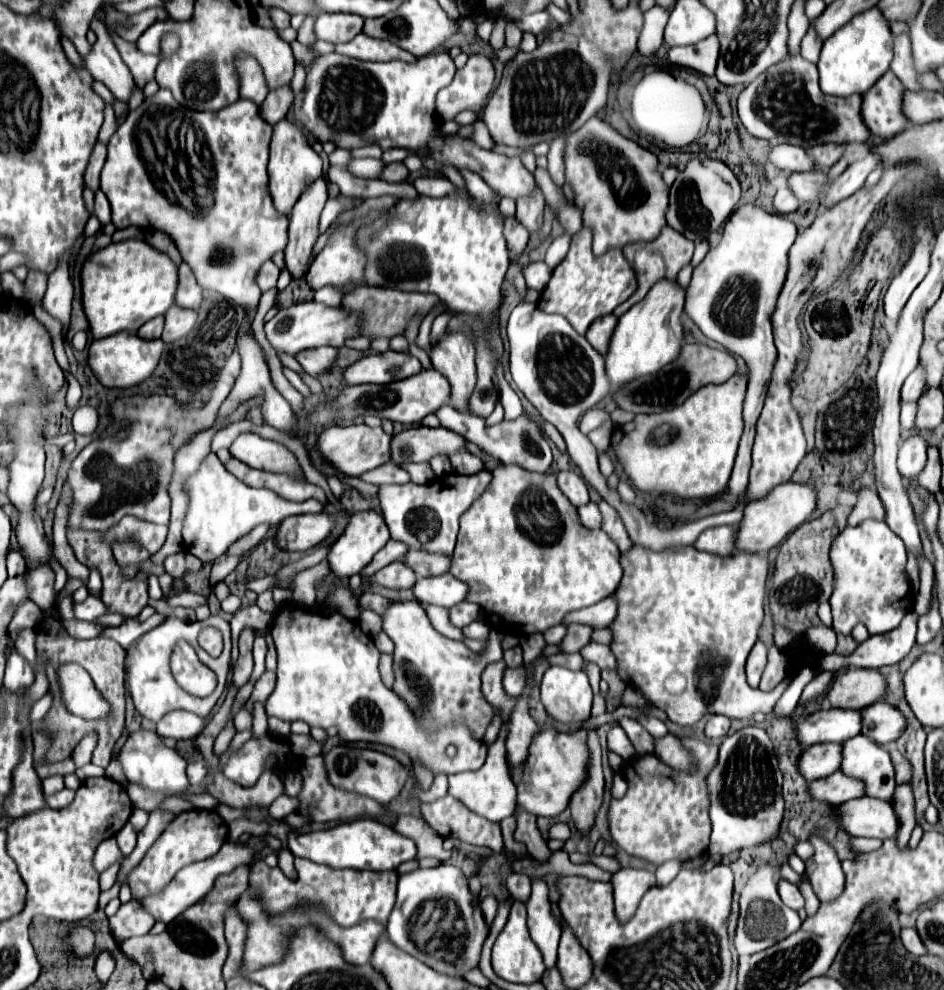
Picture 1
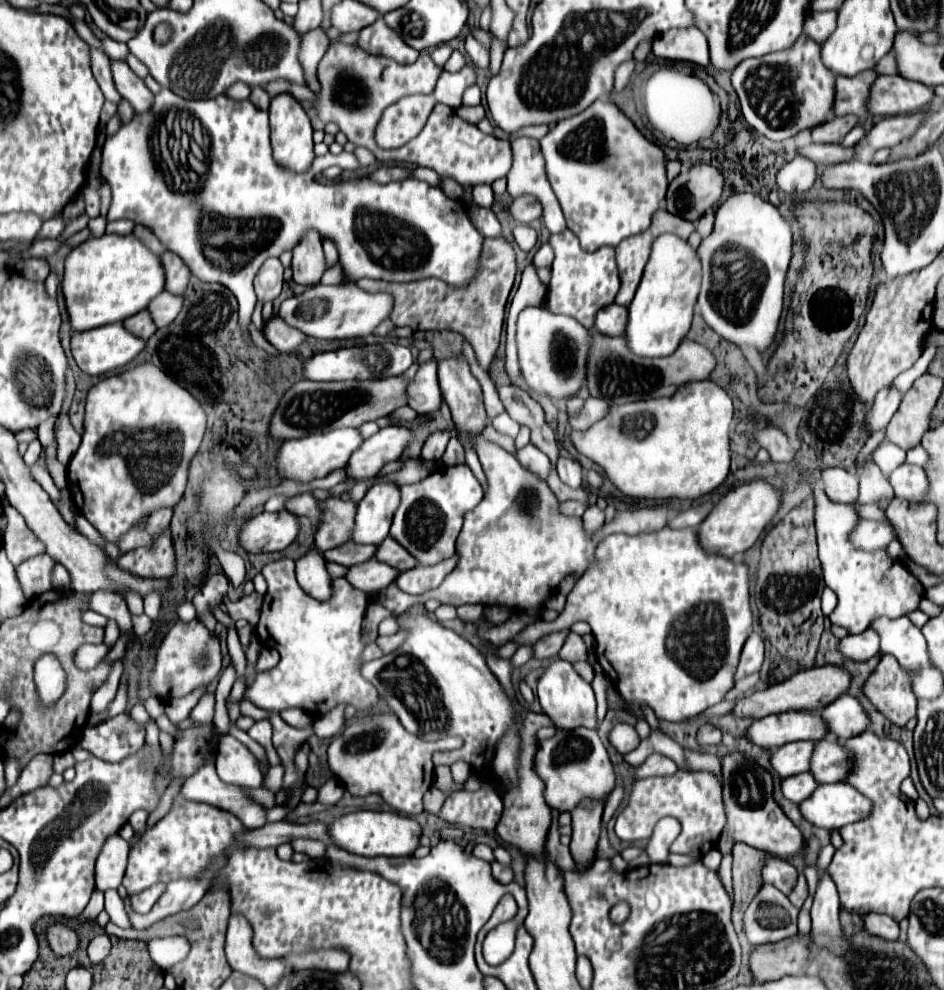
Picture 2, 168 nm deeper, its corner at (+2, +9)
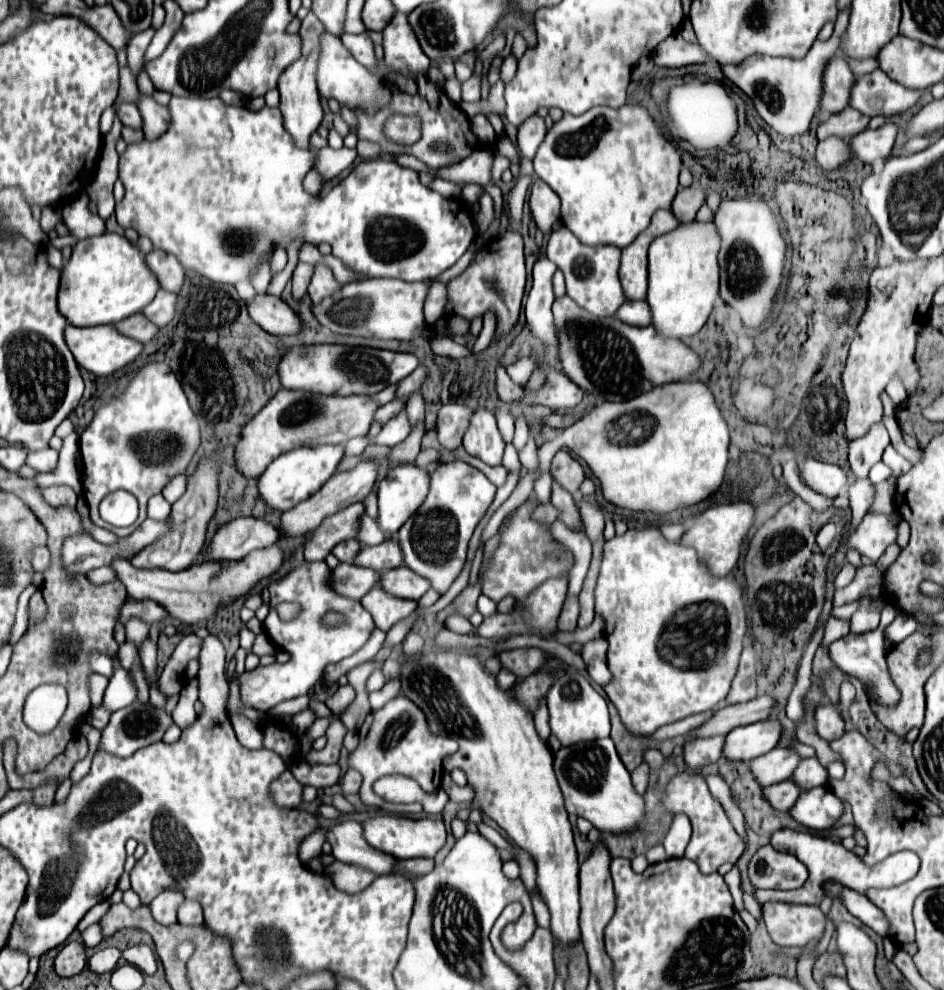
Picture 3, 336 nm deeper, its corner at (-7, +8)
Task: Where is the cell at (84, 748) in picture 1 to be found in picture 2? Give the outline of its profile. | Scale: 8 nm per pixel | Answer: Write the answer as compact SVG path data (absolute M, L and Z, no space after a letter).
M115 661L113 663L115 667L111 669L111 675L109 675L109 681L103 685L103 689L99 689L91 701L91 713L93 715L101 715L109 709L111 701L115 699L115 693L117 693L117 687L119 687L119 679L121 679L121 673L123 673L123 665L121 661Z

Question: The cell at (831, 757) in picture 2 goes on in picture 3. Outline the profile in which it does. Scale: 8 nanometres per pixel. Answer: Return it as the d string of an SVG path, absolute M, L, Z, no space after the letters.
M818 758L802 760L800 768L796 768L796 772L792 774L792 782L798 784L800 790L810 790L814 786L822 786L822 784L826 784L824 782L826 778L828 778L828 772L826 772L826 768L822 768Z

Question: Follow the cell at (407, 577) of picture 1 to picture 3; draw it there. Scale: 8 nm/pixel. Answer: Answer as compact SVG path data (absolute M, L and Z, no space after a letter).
M340 562L332 568L332 588L340 592L340 596L348 596L352 600L360 600L370 588L378 584L380 574L370 568L358 568L354 564Z

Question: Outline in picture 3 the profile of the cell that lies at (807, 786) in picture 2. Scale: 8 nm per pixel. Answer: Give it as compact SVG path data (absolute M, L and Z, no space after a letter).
M784 780L780 784L772 784L768 788L764 788L764 798L766 802L780 812L788 812L792 808L792 804L796 802L800 794L800 788L796 784L792 784L792 780Z

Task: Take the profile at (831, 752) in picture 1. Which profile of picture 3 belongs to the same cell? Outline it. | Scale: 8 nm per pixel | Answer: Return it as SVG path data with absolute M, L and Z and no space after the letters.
M774 748L768 754L750 760L748 770L760 786L770 786L788 780L798 764L800 756L796 756L796 752L788 748Z

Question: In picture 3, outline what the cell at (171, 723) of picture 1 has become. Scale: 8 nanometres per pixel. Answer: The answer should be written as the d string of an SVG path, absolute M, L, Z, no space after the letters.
M118 656L112 658L114 660L114 676L110 678L110 684L104 692L104 706L110 708L112 712L132 704L136 700L136 688L132 684L132 680L128 678L128 672L120 666Z

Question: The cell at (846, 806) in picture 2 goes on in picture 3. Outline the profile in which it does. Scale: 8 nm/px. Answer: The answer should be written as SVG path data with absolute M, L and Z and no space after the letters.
M826 786L800 792L800 800L790 808L790 816L806 828L824 830L830 828L842 814L842 800Z

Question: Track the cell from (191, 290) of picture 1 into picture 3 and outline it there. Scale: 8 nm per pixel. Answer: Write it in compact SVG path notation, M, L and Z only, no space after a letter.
M152 250L144 256L144 260L148 268L152 268L152 274L160 280L160 288L168 292L180 292L184 282L184 268L174 256L160 250Z

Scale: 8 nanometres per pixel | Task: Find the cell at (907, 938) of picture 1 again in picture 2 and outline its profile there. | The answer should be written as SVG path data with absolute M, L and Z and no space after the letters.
M867 913L863 915L865 921L865 929L871 931L871 935L895 941L899 939L899 923L895 919L891 919L889 915L879 915L879 913Z

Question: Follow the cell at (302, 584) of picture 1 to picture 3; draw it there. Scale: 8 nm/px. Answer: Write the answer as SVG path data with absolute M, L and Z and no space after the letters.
M364 516L364 520L362 520L364 524L362 524L362 532L360 532L360 536L358 536L358 540L362 542L362 544L382 544L384 542L384 532L380 530L380 526L370 518L370 516Z

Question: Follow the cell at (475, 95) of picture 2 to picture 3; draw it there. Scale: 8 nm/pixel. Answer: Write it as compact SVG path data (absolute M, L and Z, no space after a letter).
M472 76L468 82L462 84L462 100L464 102L476 102L476 100L480 100L480 82L482 82L482 78Z

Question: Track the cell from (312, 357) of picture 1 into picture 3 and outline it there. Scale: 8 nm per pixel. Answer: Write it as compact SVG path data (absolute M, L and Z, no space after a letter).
M268 292L256 294L248 304L248 312L256 324L274 336L290 336L302 330L298 314L282 298Z

